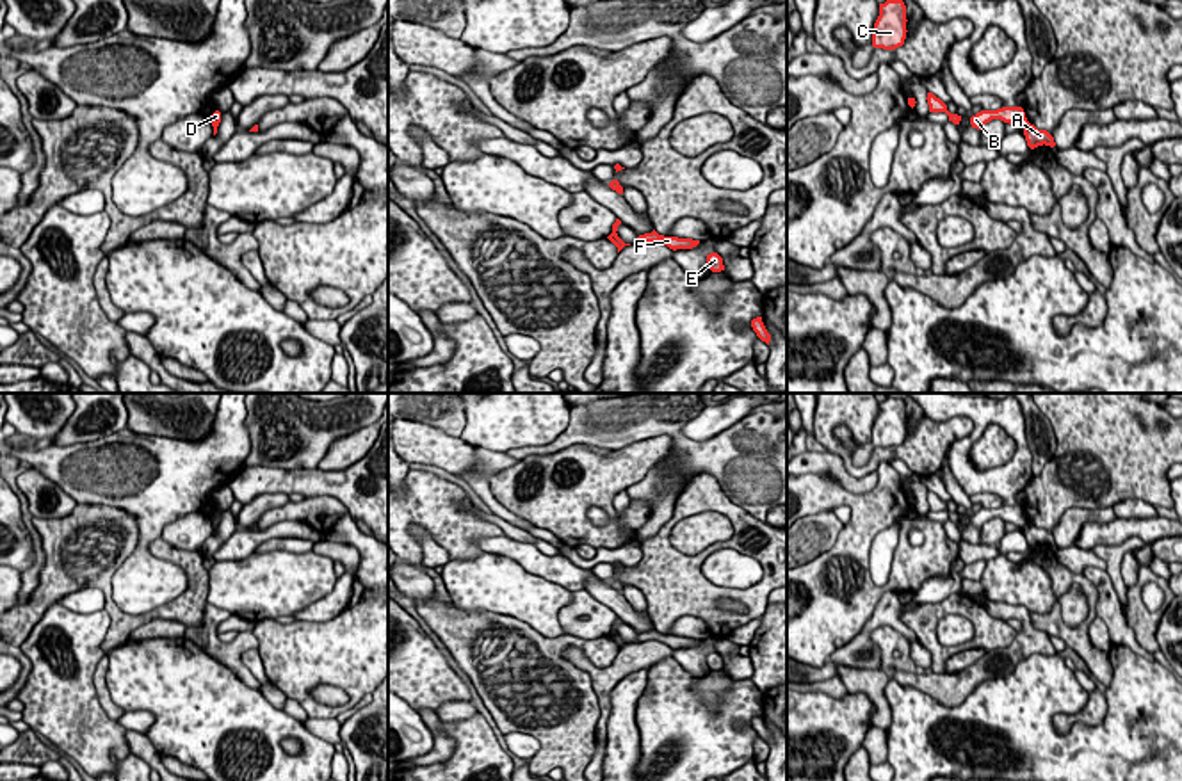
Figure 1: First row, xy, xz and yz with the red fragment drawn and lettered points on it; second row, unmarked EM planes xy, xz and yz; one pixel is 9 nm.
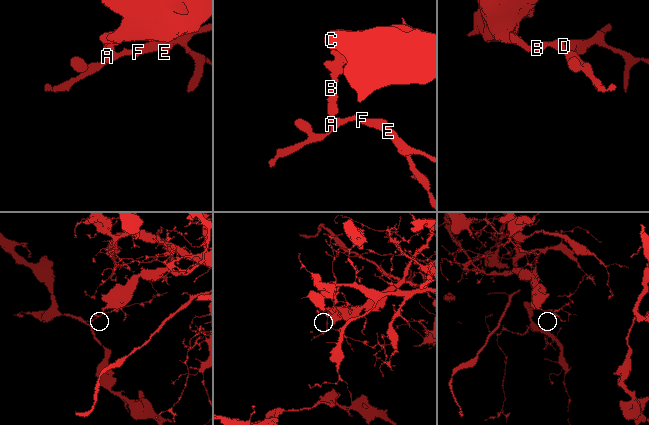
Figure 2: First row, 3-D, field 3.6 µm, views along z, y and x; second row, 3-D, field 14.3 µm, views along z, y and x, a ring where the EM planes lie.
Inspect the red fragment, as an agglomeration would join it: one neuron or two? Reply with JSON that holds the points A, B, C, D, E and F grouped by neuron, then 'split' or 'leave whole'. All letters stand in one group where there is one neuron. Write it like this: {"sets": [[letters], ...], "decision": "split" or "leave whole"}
{"sets": [["A", "E", "F"], ["B", "C", "D"]], "decision": "split"}

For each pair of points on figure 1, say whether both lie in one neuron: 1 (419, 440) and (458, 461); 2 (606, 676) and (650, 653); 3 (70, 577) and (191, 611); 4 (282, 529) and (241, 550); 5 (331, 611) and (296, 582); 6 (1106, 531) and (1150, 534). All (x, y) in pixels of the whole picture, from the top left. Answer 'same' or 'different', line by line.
1: same
2: same
3: same
4: same
5: different
6: same

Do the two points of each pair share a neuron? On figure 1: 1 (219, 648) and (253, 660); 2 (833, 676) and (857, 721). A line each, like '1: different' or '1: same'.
1: different
2: different

